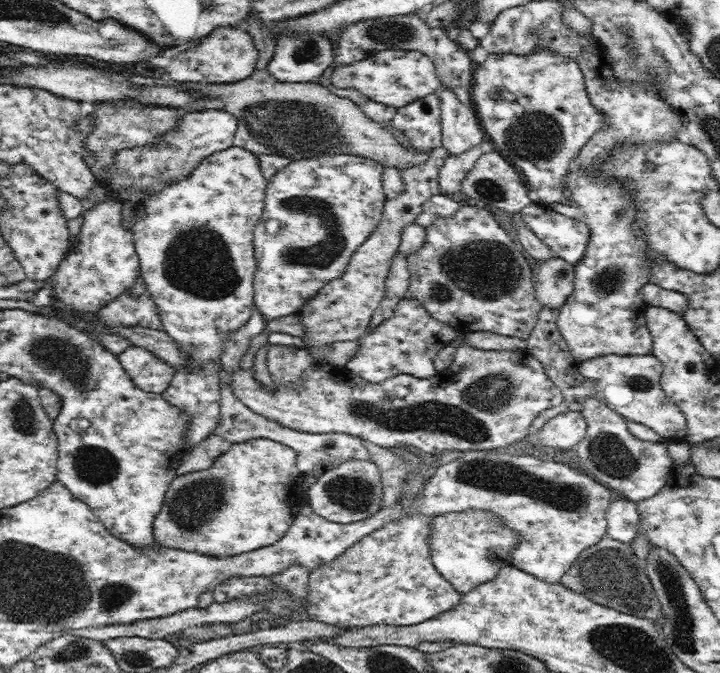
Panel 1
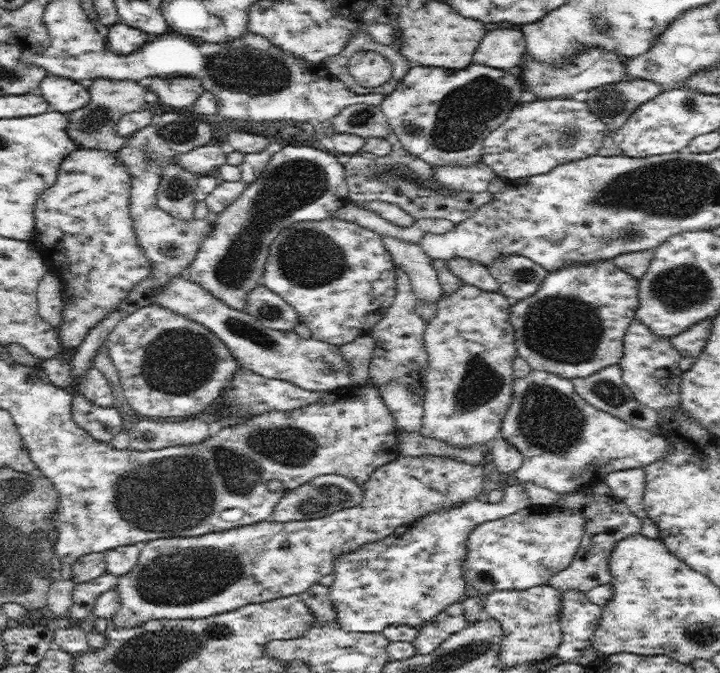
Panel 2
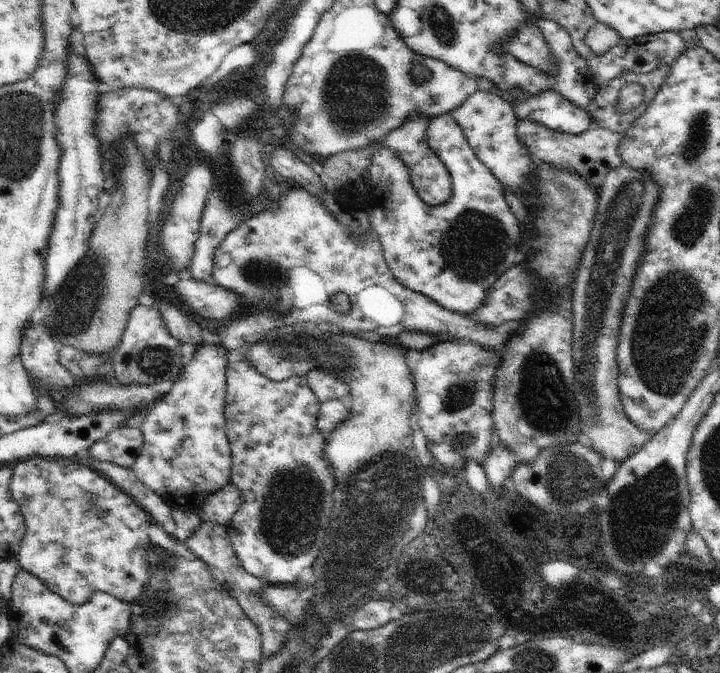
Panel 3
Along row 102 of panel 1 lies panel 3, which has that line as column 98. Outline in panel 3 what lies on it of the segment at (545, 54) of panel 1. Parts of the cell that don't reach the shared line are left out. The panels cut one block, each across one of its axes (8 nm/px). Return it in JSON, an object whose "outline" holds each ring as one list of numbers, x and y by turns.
{"outline":[[32,456,14,467,10,492,20,506,26,528,17,558,21,569,40,578,52,592,70,604,86,604,96,592,106,592,118,600,132,603,148,582,146,548,151,544,148,528,154,523,145,510,81,461]]}

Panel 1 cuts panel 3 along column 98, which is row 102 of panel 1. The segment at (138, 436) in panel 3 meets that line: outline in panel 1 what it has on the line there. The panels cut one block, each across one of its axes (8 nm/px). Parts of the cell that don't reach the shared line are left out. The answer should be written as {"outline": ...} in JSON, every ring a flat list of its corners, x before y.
{"outline":[[442,86,436,92,440,99,442,147,450,156,462,154,466,149,486,140,480,130,480,120,473,106,460,103,454,91]]}

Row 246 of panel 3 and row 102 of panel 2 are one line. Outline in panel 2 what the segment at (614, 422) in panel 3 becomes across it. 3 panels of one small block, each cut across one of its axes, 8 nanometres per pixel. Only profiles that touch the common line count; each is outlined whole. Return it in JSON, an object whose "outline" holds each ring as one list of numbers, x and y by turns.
{"outline":[[634,78,598,86,587,91,590,111,604,122,612,136,641,104,658,96,665,87,651,80]]}

